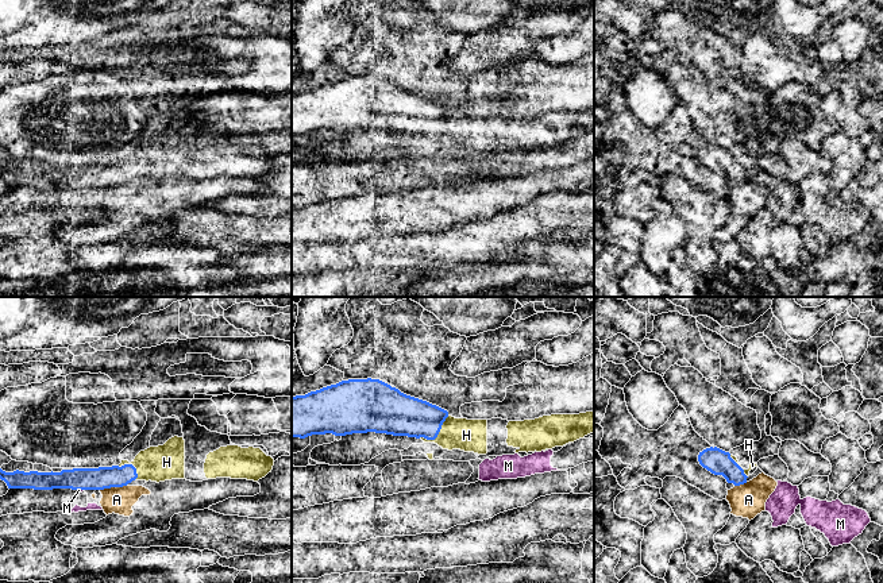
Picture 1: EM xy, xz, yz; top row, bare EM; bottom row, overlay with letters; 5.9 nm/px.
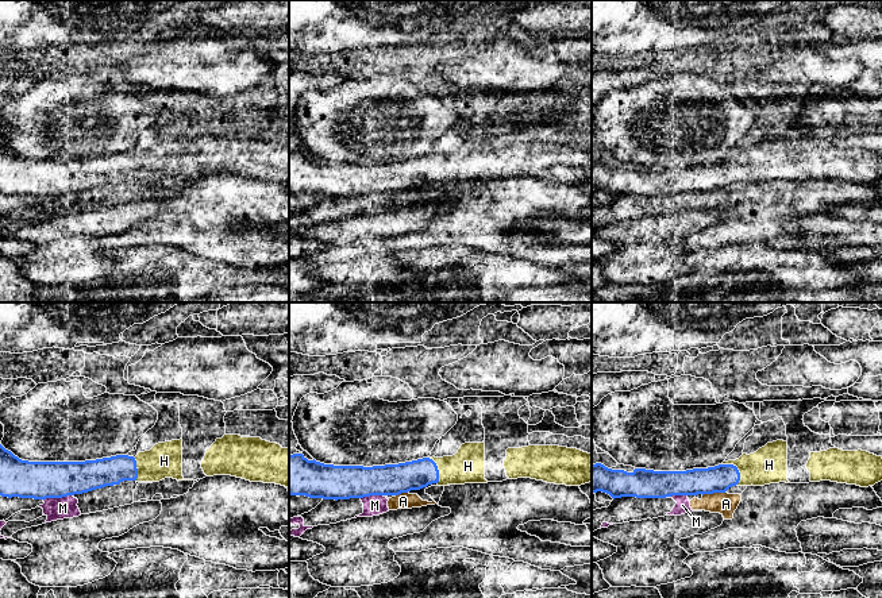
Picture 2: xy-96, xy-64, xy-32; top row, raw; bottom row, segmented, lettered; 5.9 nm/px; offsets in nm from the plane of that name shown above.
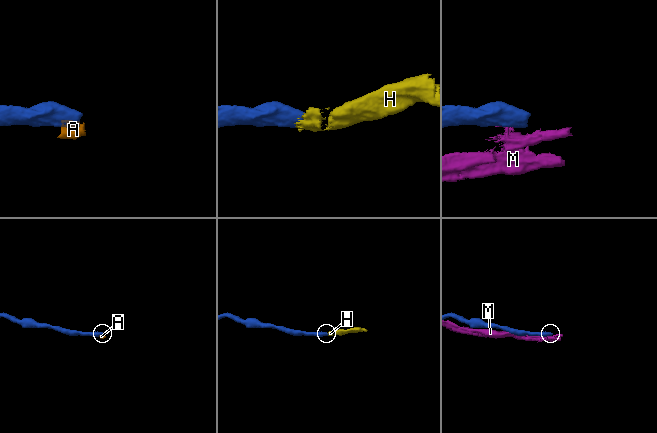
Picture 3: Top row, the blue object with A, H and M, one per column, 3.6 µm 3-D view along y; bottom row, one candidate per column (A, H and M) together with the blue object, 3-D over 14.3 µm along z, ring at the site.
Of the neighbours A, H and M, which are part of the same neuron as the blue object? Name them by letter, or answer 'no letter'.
H

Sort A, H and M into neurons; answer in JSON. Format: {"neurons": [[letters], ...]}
{"neurons": [["A"], ["H"], ["M"]]}

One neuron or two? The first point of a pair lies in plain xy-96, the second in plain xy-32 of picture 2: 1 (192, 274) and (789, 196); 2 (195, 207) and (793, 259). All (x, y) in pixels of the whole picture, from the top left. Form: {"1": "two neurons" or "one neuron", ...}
{"1": "two neurons", "2": "two neurons"}

